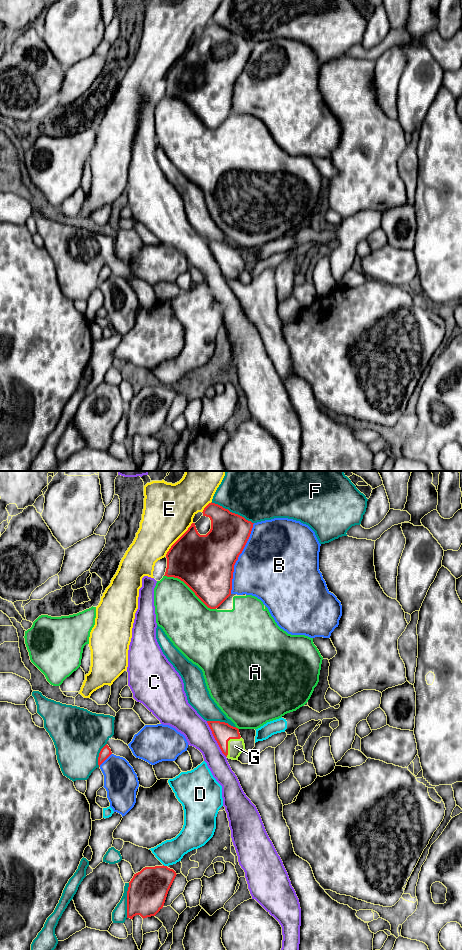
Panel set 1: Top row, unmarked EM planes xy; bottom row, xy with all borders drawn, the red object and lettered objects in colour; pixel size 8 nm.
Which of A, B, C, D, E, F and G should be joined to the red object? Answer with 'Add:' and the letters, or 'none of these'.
Add: G

